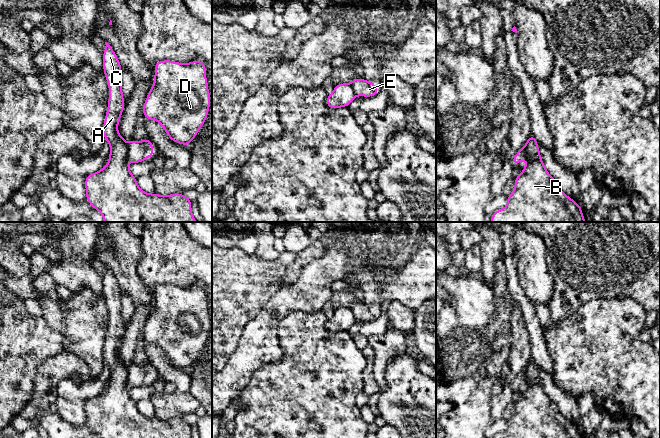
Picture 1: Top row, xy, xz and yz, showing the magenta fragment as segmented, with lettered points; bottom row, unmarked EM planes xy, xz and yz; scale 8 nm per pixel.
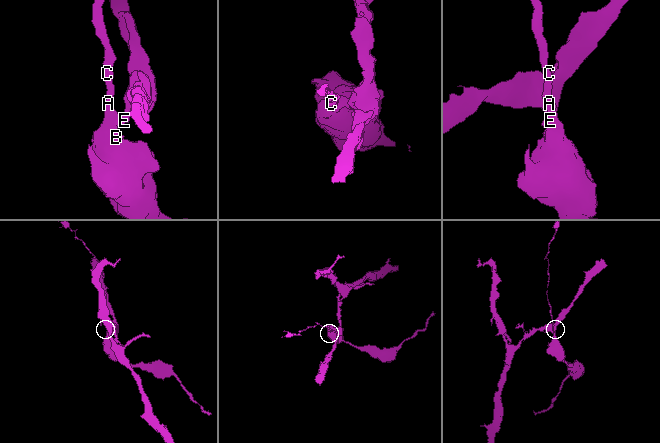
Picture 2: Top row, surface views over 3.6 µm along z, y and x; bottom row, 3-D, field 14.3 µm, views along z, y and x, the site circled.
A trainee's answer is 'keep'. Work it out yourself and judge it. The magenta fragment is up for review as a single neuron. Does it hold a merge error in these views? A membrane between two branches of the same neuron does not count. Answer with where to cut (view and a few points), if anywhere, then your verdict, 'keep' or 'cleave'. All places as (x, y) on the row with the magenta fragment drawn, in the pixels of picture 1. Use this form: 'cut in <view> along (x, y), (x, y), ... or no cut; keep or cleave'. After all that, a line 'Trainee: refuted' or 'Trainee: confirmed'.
cut in xy along (127, 143), (128, 159); cleave
Trainee: refuted

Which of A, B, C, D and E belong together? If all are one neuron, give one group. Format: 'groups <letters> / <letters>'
groups A B C / D E

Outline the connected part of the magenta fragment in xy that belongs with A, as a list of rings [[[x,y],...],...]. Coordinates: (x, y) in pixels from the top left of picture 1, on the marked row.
[[[105,42],[103,52],[103,70],[109,88],[107,113],[103,123],[103,137],[110,145],[109,160],[99,171],[85,176],[86,200],[98,210],[104,222],[197,222],[192,214],[191,201],[182,193],[167,196],[157,193],[148,194],[141,190],[137,178],[130,172],[128,161],[128,143],[118,133],[118,124],[125,107],[122,92],[120,64],[113,48]]]

